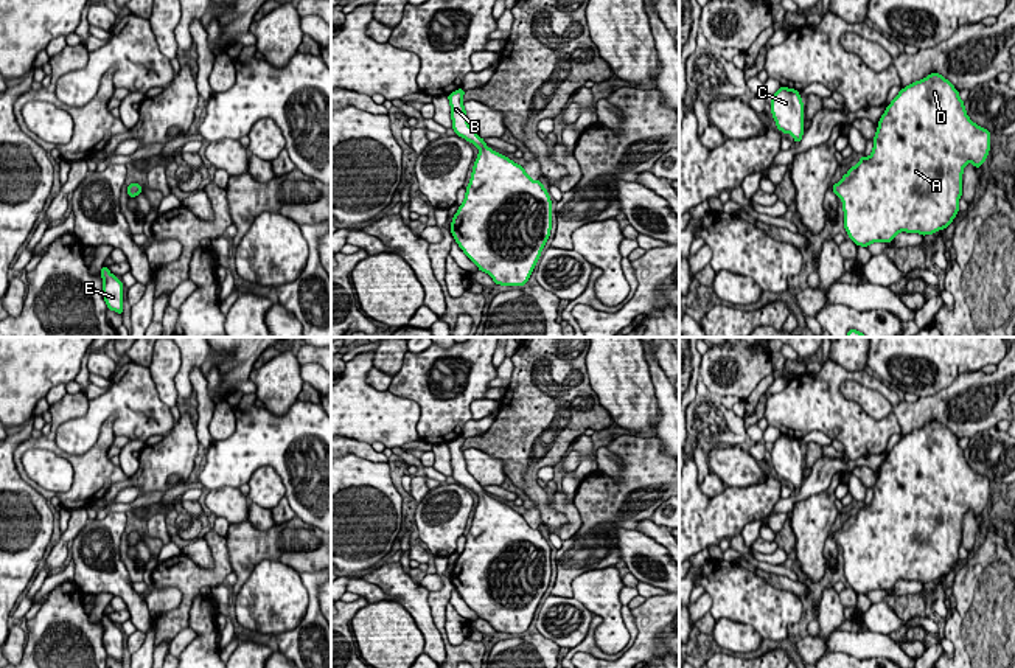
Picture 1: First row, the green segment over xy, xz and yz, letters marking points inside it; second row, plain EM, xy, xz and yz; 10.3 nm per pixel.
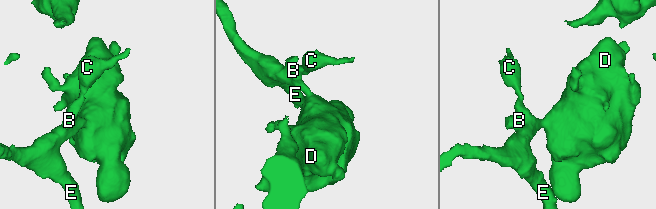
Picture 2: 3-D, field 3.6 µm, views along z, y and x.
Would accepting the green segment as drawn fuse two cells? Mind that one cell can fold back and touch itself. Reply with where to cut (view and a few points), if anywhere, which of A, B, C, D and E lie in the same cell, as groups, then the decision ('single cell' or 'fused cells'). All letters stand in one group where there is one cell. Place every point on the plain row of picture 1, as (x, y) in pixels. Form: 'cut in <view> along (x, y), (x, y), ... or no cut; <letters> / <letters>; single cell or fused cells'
no cut; A B C D E; single cell

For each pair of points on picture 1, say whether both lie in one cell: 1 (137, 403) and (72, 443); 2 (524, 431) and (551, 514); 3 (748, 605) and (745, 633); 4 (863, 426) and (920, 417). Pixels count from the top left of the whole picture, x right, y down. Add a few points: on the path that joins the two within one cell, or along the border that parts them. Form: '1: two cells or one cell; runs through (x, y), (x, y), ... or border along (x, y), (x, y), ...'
1: one cell; runs through (120, 403), (111, 403), (87, 426)
2: one cell; runs through (524, 451), (524, 476), (537, 494)
3: two cells; border along (715, 620), (726, 619), (748, 623), (762, 637)
4: two cells; border along (892, 410), (900, 434)

